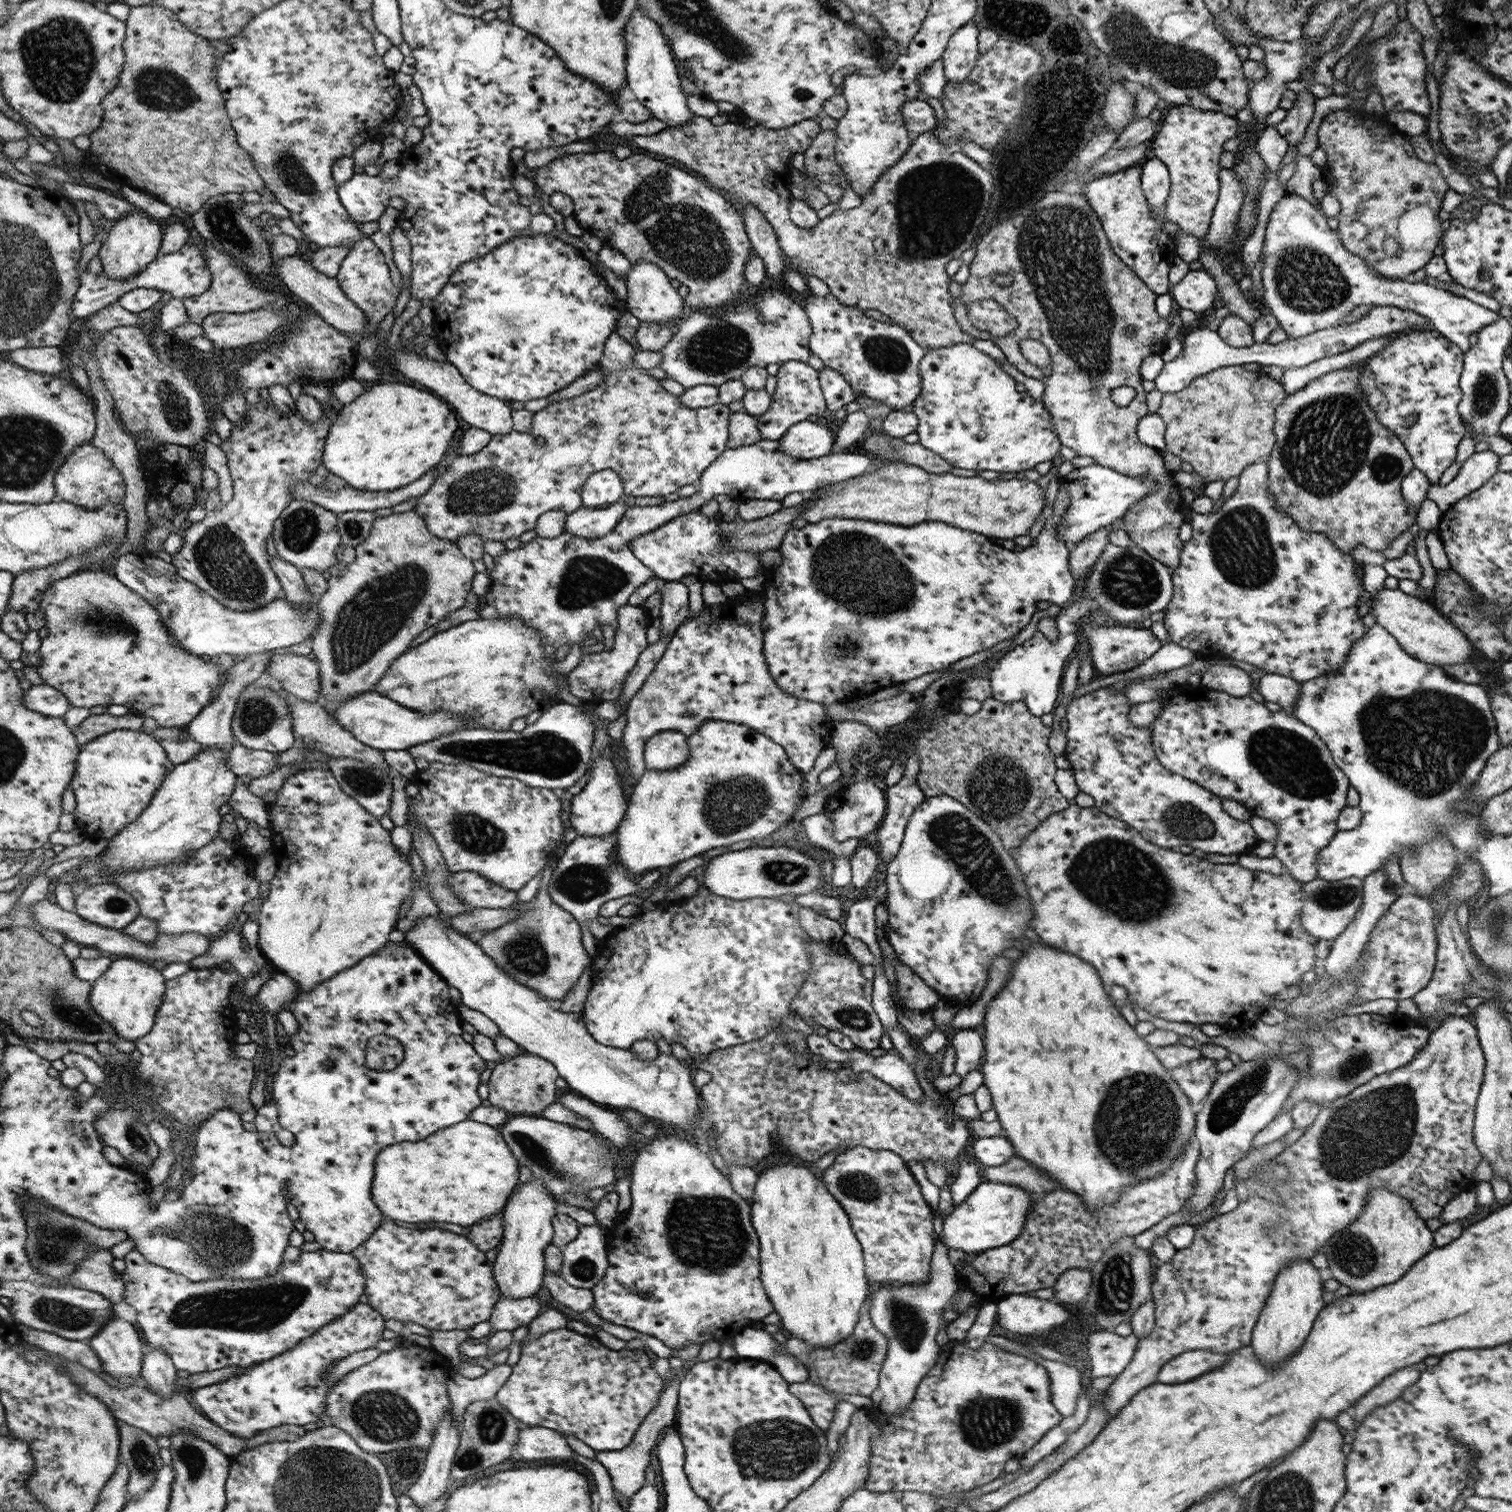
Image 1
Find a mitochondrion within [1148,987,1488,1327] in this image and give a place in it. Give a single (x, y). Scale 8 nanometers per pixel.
(1369, 1133)

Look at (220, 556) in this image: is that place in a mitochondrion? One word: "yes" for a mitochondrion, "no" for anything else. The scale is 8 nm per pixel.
yes

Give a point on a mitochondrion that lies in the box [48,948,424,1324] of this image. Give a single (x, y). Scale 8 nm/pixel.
(214, 1236)

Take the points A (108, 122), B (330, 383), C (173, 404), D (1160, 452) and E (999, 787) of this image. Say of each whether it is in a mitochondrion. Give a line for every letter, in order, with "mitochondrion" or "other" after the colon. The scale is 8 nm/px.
A: other
B: other
C: mitochondrion
D: other
E: mitochondrion

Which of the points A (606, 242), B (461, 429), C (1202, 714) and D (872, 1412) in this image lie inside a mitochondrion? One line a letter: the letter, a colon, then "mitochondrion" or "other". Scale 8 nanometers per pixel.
A: other
B: other
C: other
D: other

